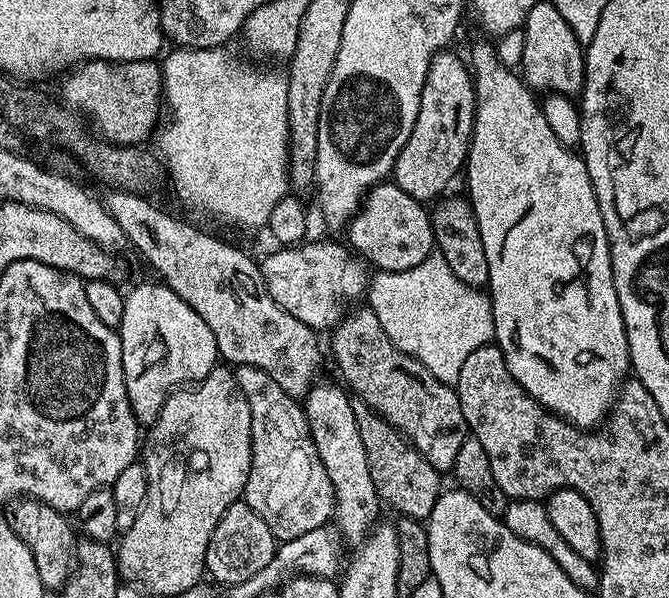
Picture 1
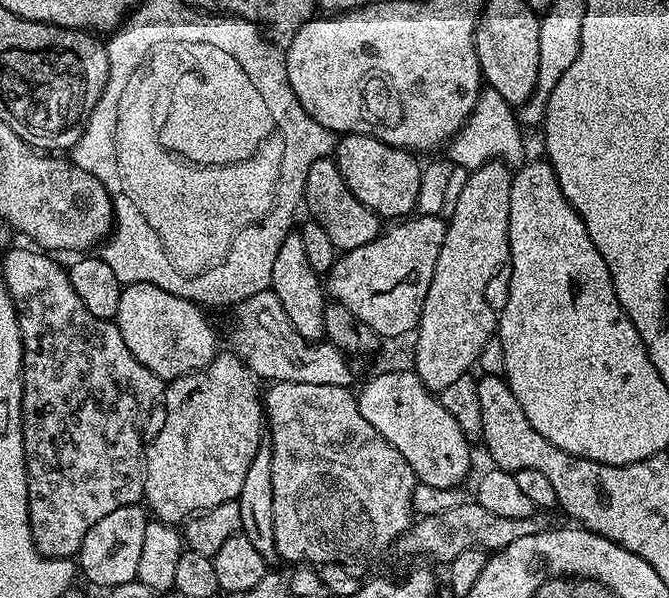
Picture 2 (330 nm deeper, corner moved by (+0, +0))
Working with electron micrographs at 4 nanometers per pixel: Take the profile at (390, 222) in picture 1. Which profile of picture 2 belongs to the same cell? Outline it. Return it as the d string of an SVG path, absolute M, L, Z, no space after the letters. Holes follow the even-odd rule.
M329 158L314 162L310 166L310 174L306 174L306 186L304 187L303 207L308 208L307 215L330 237L330 242L338 250L349 252L358 246L366 246L366 242L376 239L381 235L382 218L374 210L370 210L346 186L346 182L340 177L340 171L335 159Z

